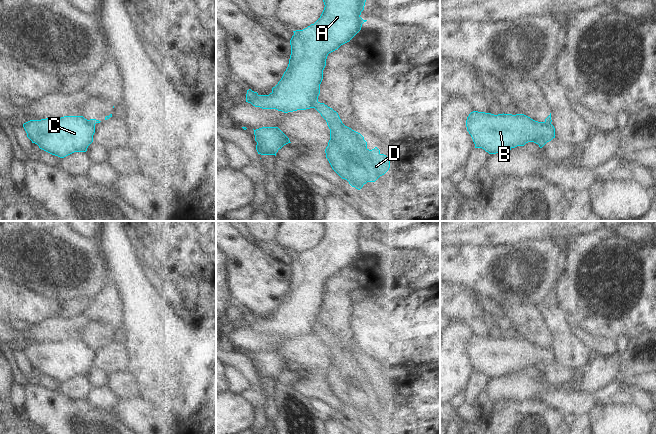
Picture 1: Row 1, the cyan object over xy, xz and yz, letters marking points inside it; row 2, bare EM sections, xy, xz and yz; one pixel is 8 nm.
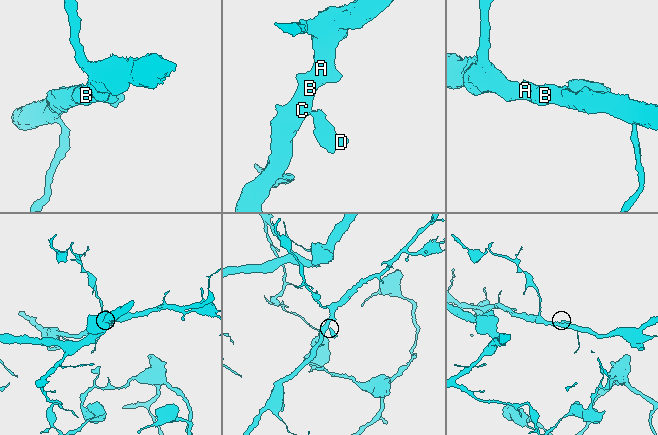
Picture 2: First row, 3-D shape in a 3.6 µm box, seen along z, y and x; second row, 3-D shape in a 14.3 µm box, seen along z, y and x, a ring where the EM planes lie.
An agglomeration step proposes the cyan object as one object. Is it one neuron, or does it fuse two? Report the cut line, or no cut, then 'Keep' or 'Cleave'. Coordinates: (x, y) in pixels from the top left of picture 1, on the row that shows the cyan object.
Split along xz (317, 101), (313, 107). Cleave.

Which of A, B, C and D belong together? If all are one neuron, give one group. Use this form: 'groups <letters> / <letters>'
groups A B C / D

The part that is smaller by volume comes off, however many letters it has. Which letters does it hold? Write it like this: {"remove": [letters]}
{"remove": ["D"]}

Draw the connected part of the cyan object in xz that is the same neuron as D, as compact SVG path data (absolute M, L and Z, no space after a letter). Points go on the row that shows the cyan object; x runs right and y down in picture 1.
M320 102L315 103L314 108L326 120L330 129L330 140L325 149L326 158L332 169L342 179L347 180L352 187L360 190L364 184L367 182L375 182L389 170L390 158L381 154L377 147L369 150L364 137L360 133L345 126L336 111Z

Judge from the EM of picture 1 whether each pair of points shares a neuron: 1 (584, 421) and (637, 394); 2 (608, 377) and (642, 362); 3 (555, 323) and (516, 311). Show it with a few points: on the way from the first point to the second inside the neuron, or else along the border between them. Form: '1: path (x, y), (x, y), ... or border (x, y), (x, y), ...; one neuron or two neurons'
1: border (587, 413), (576, 416), (571, 420); two neurons
2: border (620, 353), (621, 374), (617, 381); two neurons
3: border (536, 305), (550, 331), (550, 343); two neurons

